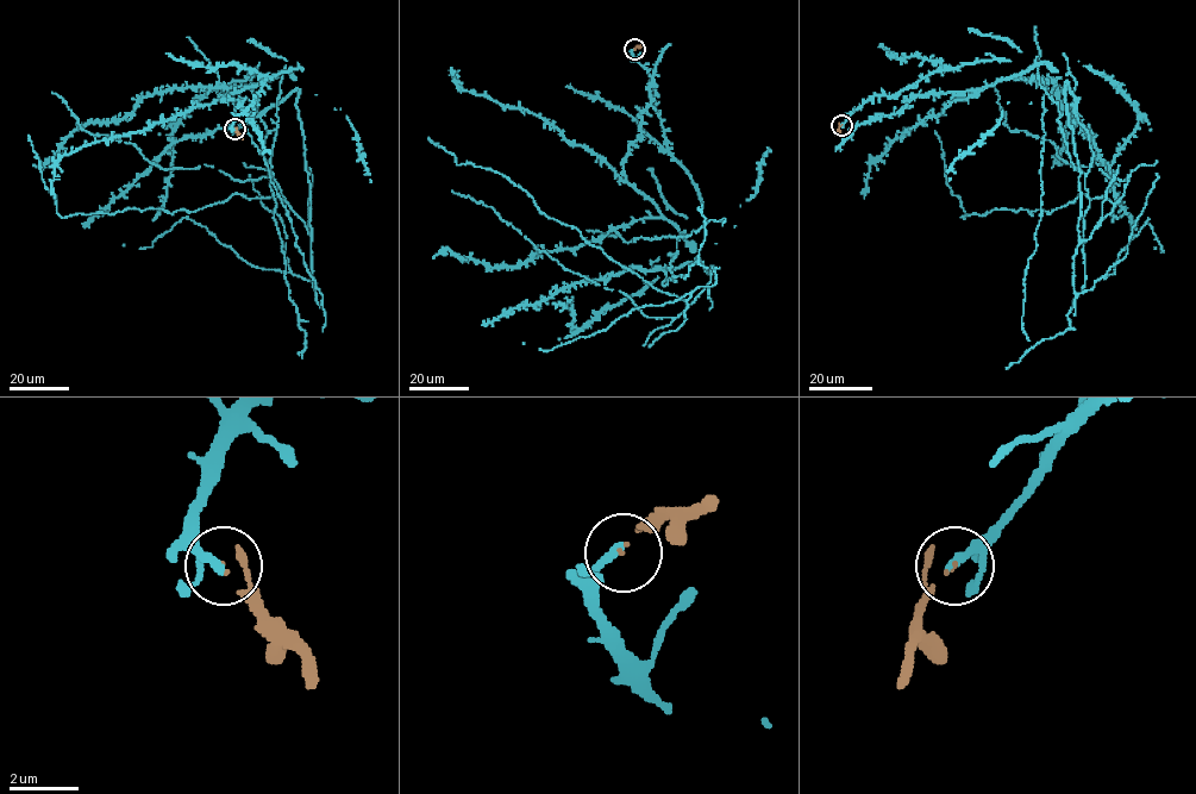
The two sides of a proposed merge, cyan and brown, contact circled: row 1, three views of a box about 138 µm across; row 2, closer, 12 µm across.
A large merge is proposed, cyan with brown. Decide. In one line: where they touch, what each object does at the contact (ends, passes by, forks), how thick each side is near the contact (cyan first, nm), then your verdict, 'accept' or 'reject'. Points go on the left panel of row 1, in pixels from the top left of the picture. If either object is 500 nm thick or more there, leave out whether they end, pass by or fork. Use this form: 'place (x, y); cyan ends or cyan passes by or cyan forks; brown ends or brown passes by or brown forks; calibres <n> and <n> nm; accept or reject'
place (235, 129); cyan ends; brown ends; calibres 260 and 50 nm; accept

